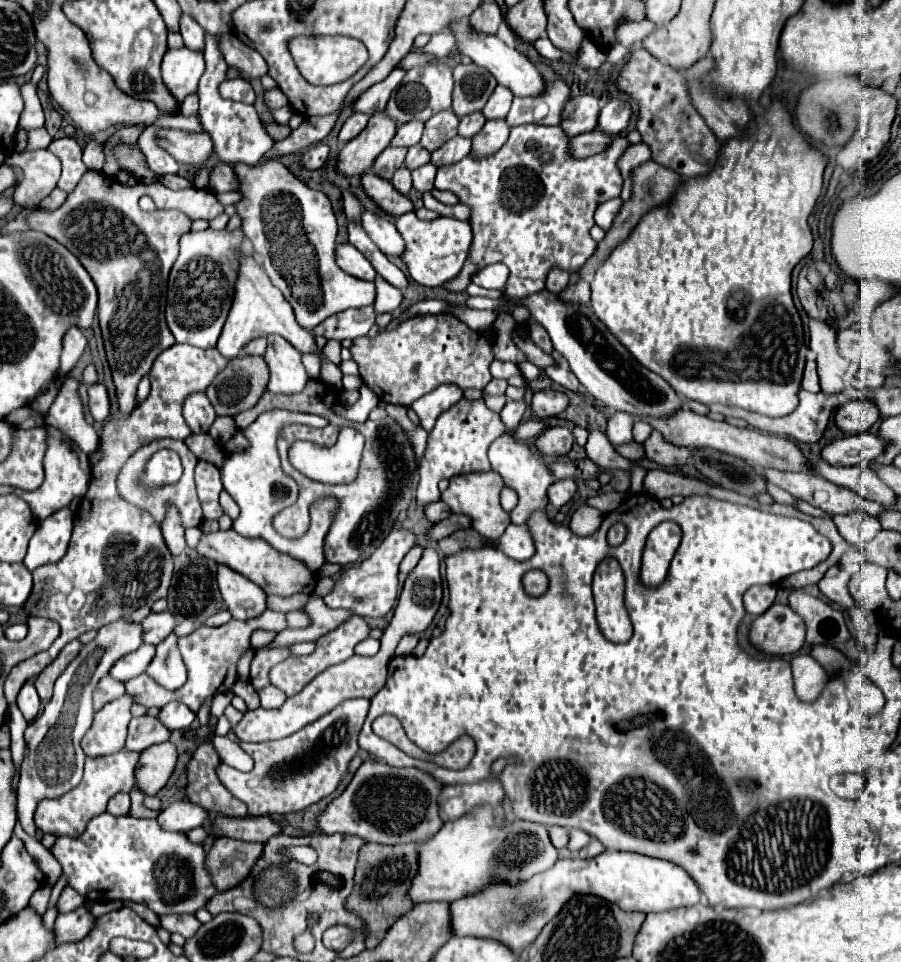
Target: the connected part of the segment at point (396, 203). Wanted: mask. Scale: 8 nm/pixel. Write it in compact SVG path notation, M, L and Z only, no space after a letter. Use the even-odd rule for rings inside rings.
M367 170L361 176L361 184L365 188L365 192L391 216L401 216L403 212L411 212L413 210L413 202L409 196L397 192L393 188L393 184L381 176L375 176L375 172Z

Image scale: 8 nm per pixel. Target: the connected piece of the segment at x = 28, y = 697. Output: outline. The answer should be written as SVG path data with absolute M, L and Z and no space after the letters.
M25 682L19 696L17 696L17 706L23 712L27 722L35 720L35 716L39 714L39 704L41 702L39 702L39 696L37 696L37 690L35 690L33 682Z

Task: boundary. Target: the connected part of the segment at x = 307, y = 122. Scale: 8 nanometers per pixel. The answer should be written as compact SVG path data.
M339 114L323 116L323 118L305 118L303 124L297 130L293 130L285 140L275 142L273 148L265 154L265 158L279 158L283 154L295 154L321 142L331 132L337 116Z

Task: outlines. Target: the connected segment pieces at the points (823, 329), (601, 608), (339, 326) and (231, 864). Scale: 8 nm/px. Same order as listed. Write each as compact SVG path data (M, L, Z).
M811 320L809 328L811 328L809 348L817 354L817 374L821 380L821 390L839 392L843 388L841 376L847 370L849 362L837 350L837 334L833 328L819 320Z
M613 557L602 560L599 565L593 576L597 624L607 640L627 642L633 636L633 626L625 610L623 571Z
M365 306L365 308L349 308L339 312L337 316L329 316L327 320L321 322L321 326L315 328L315 334L325 336L327 340L345 340L345 338L361 338L367 336L371 326L375 324L375 308Z
M215 838L209 856L211 856L211 874L215 876L215 886L219 890L233 888L247 876L251 866L261 856L261 842L243 842L235 838Z

